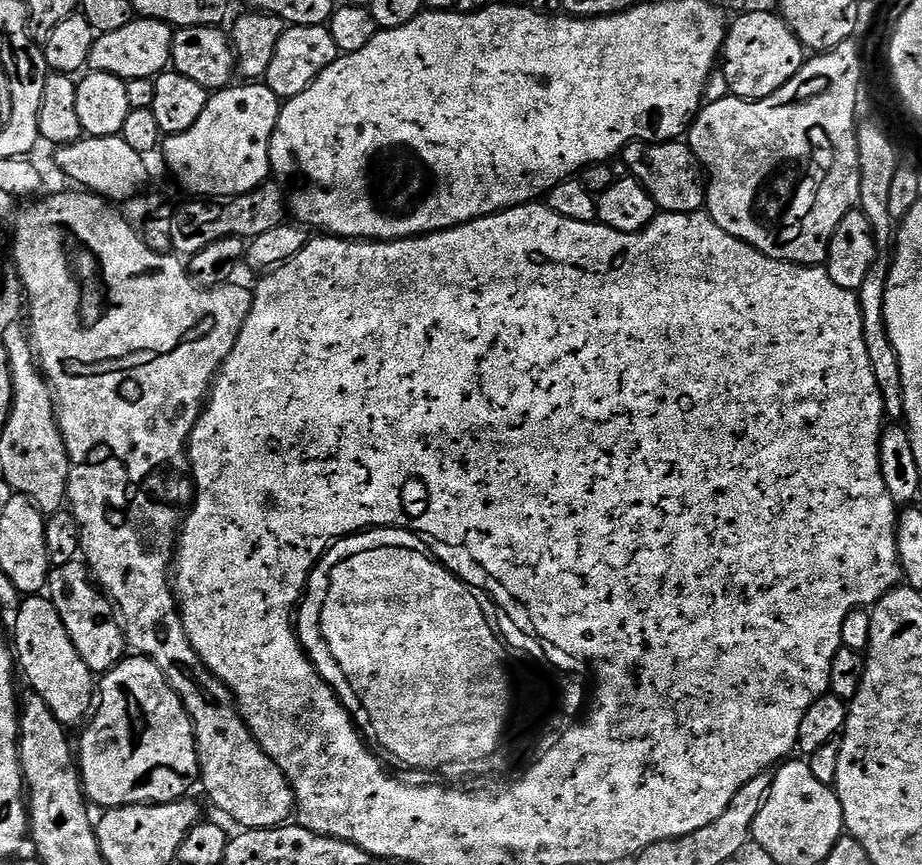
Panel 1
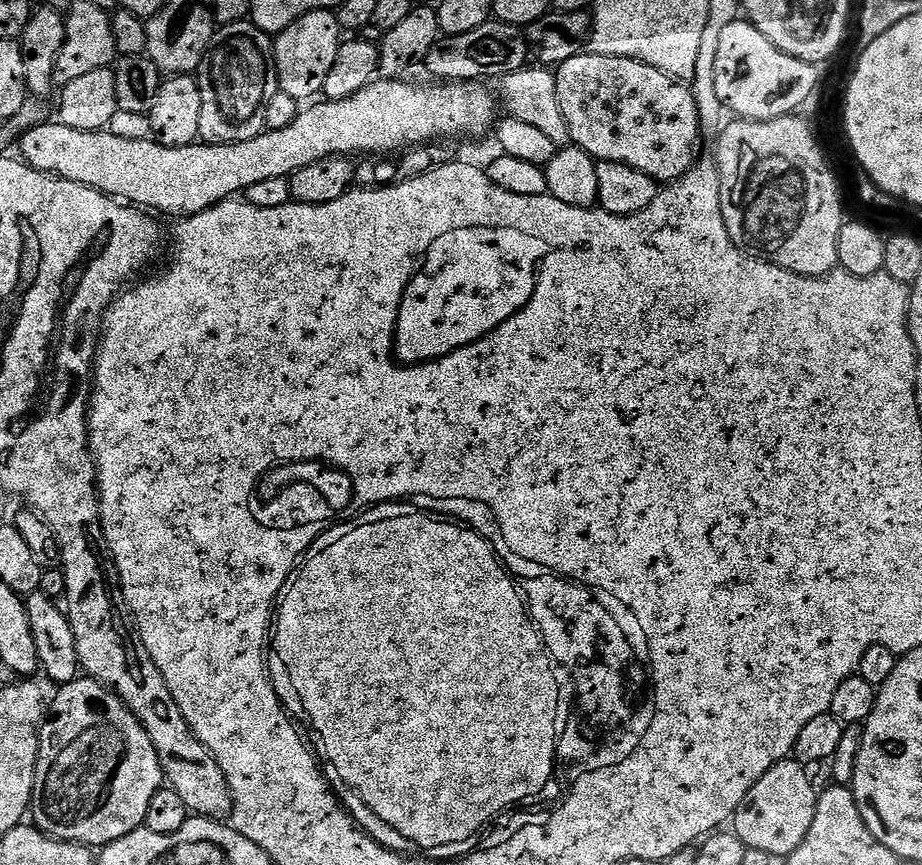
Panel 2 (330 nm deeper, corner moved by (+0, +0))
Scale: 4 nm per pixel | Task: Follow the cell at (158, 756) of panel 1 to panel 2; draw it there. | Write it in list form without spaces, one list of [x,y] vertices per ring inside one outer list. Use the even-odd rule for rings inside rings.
[[[78,678],[69,684],[61,684],[55,689],[56,697],[51,697],[50,711],[46,719],[40,725],[40,749],[38,750],[38,762],[36,763],[36,777],[34,778],[34,790],[32,791],[32,806],[30,820],[35,827],[53,836],[56,840],[69,840],[71,844],[83,844],[85,846],[103,846],[114,842],[118,838],[126,838],[134,830],[144,827],[146,810],[150,810],[150,802],[158,790],[165,787],[166,781],[162,762],[158,758],[158,750],[154,750],[154,742],[150,742],[150,734],[138,722],[138,718],[127,708],[120,697],[110,688],[105,688],[97,680],[91,678]]]

